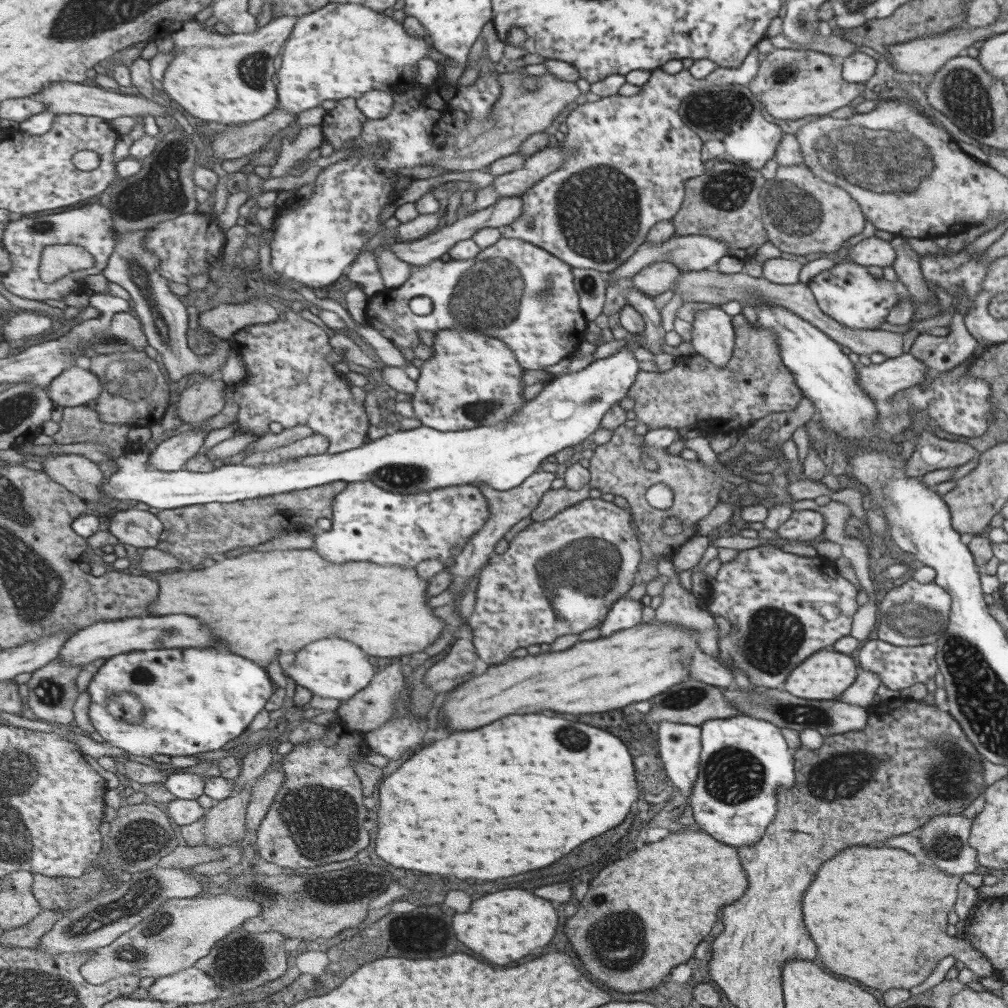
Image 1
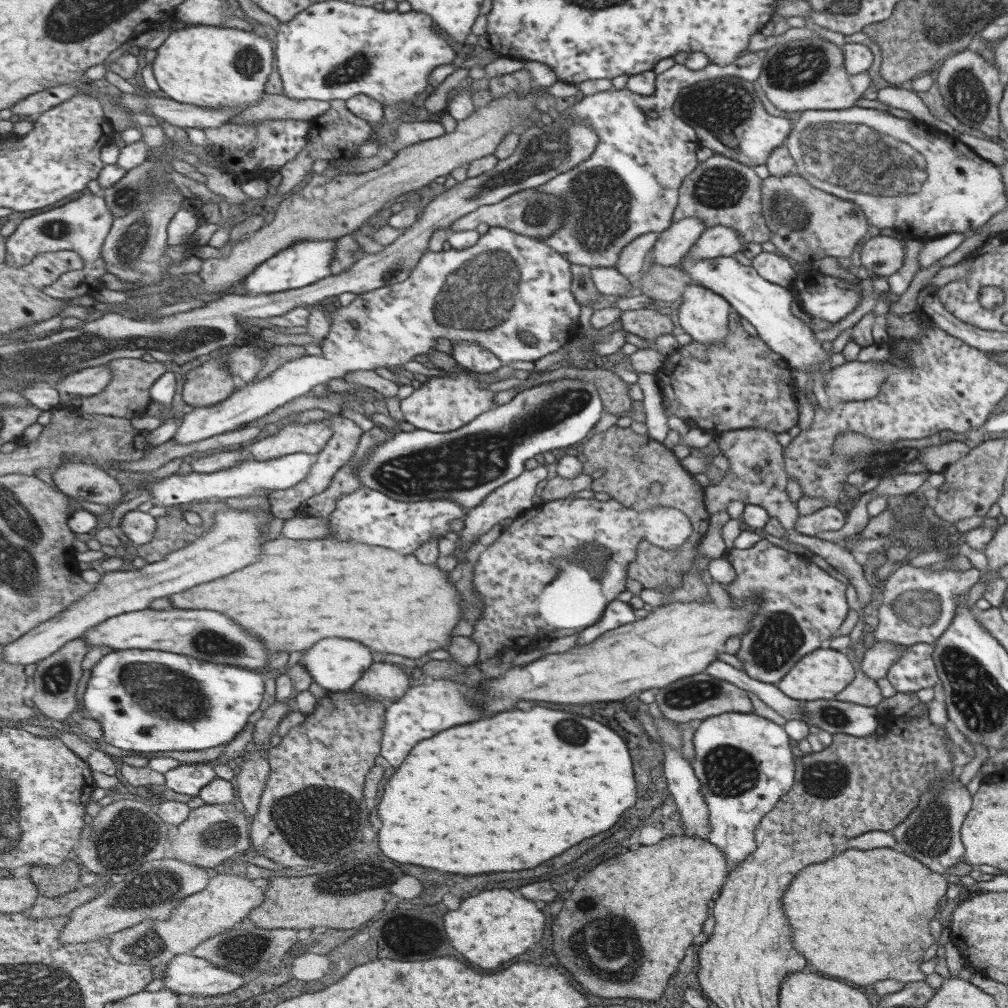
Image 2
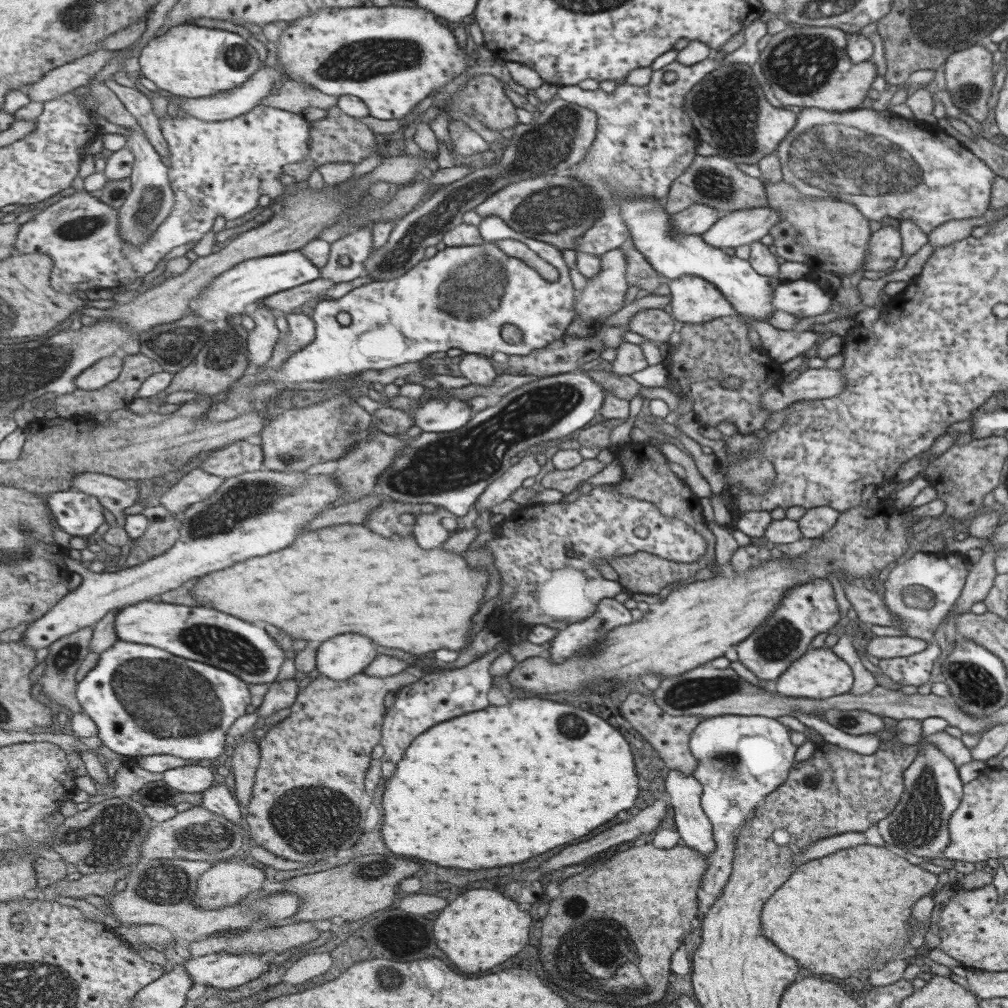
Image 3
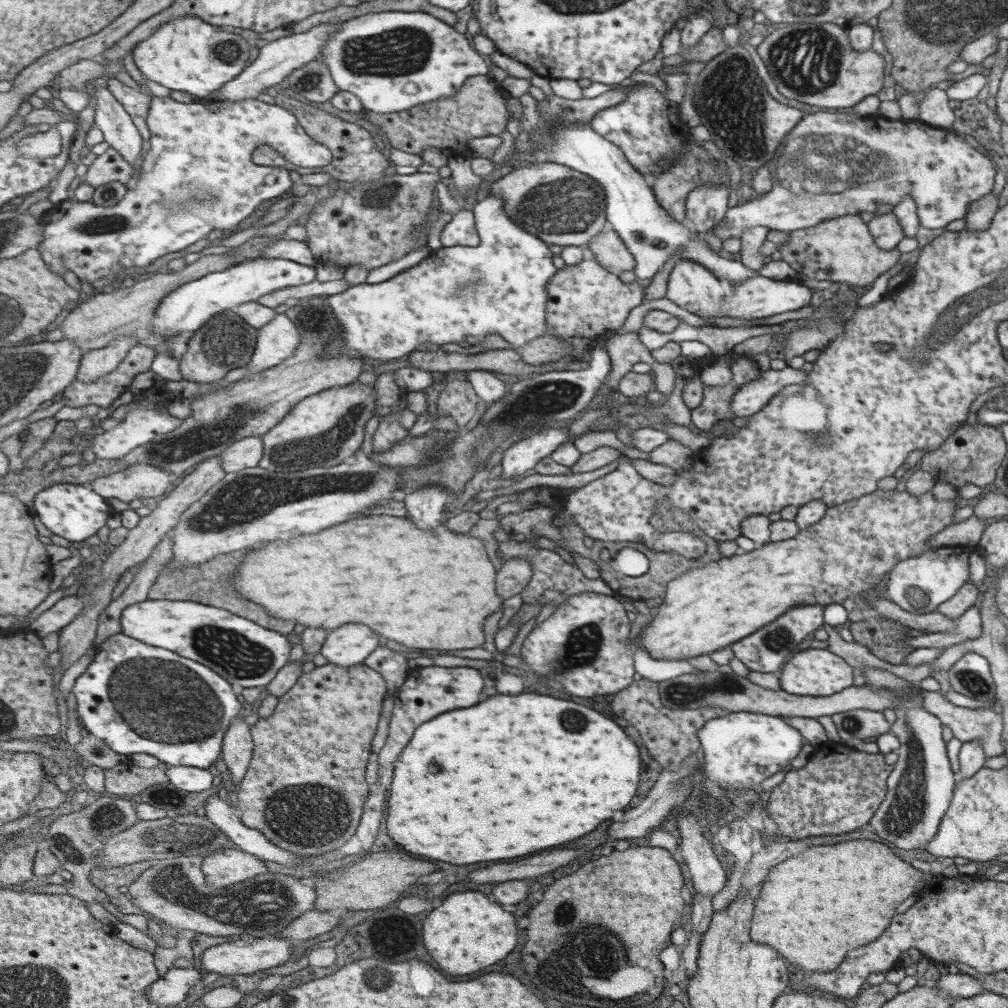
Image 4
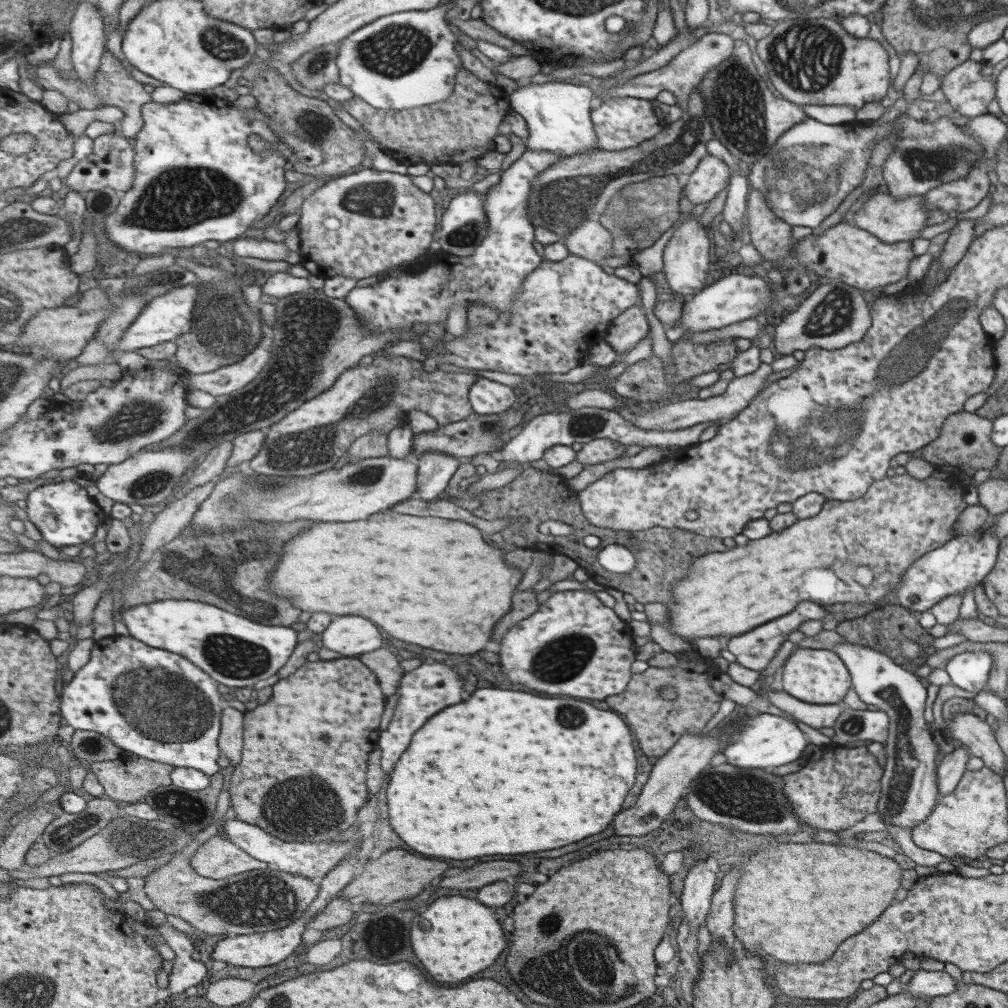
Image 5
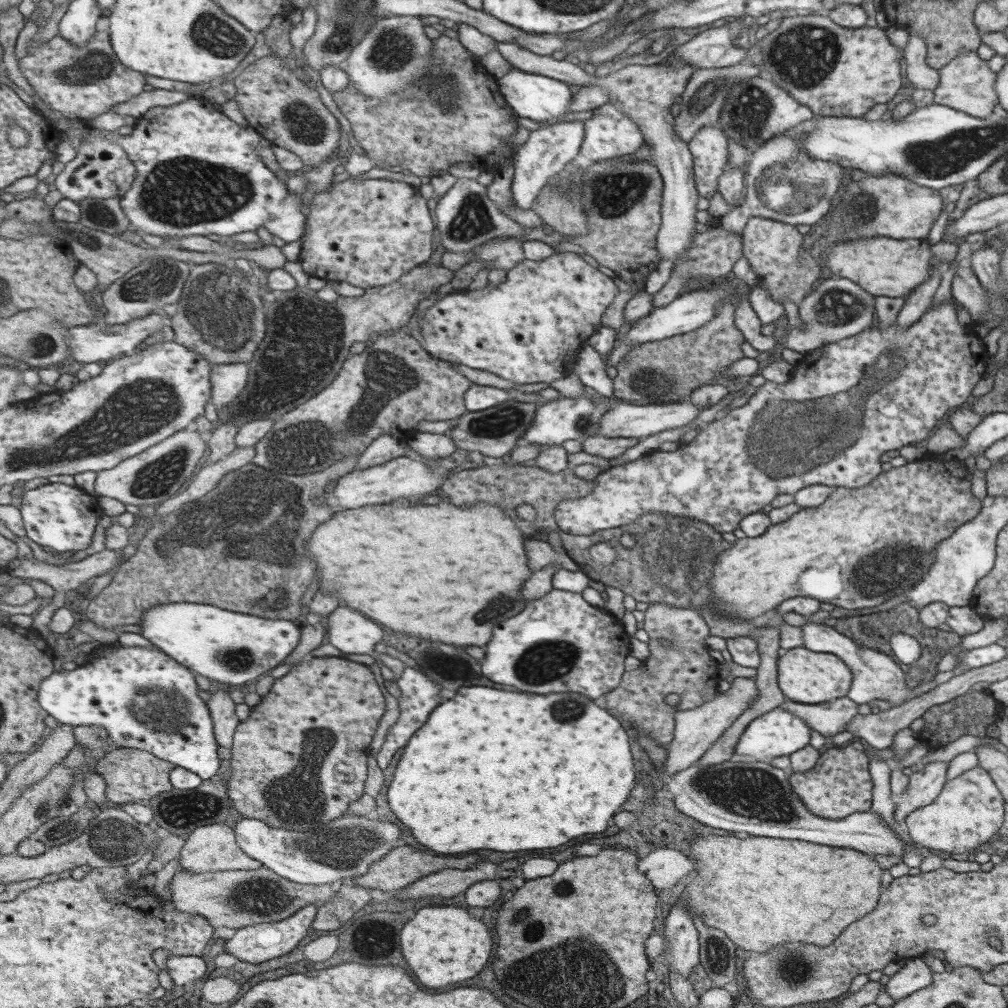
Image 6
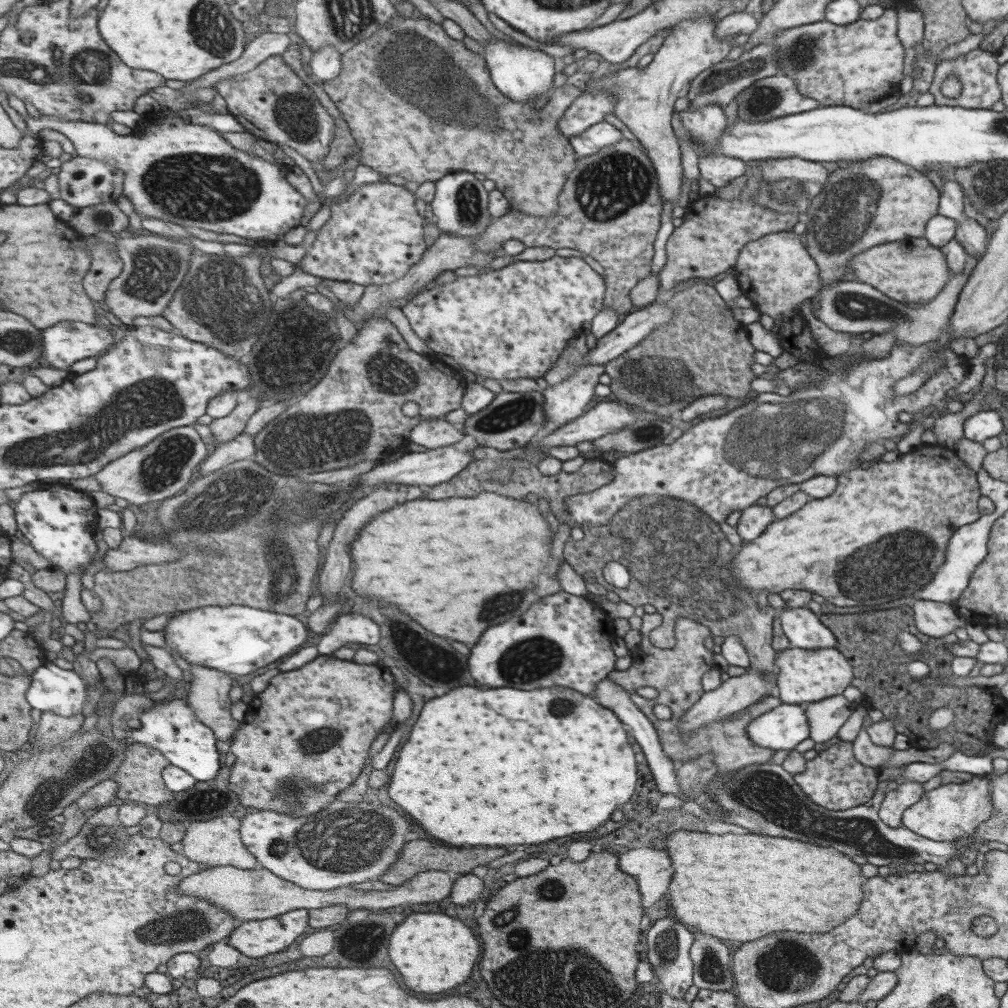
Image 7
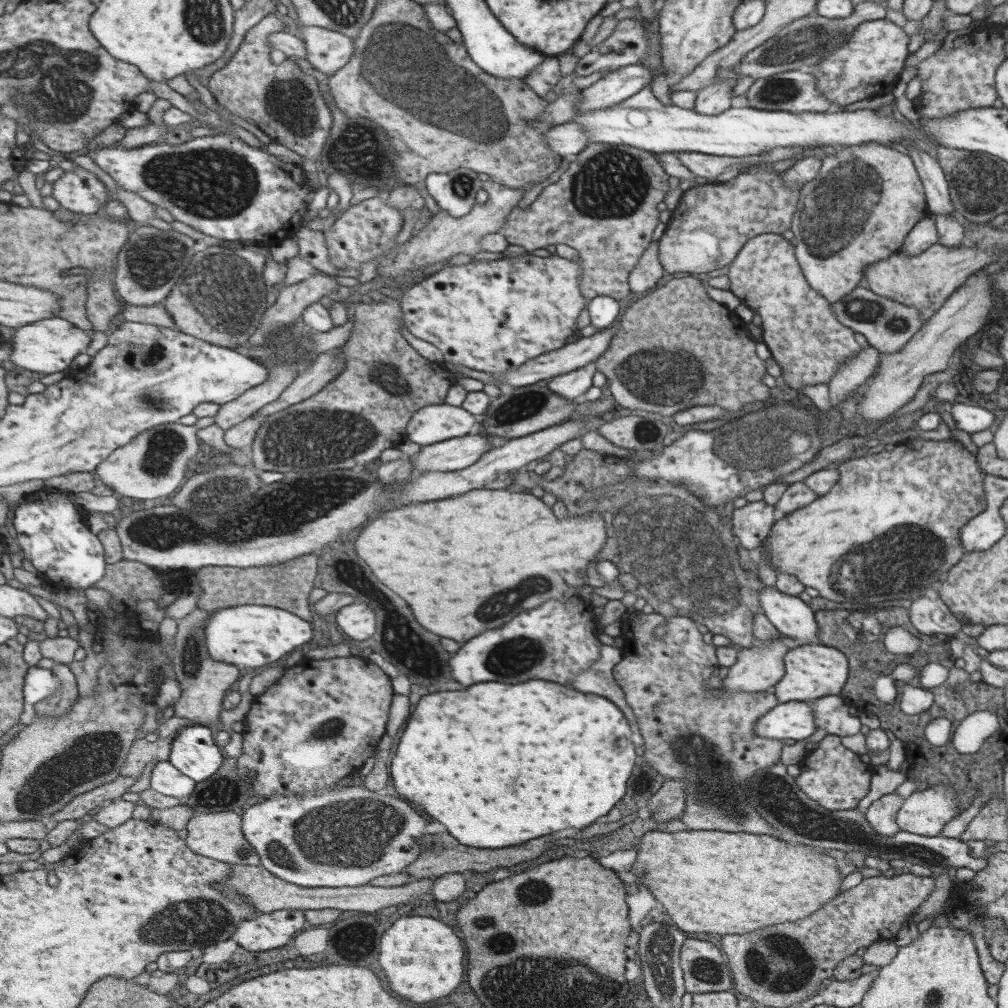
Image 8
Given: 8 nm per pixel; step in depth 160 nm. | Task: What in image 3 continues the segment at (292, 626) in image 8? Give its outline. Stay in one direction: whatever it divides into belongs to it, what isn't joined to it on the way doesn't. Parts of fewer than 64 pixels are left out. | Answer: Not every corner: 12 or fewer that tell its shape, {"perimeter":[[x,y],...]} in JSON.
{"perimeter":[[145,601],[118,638],[274,683],[291,653],[267,630],[191,605]]}

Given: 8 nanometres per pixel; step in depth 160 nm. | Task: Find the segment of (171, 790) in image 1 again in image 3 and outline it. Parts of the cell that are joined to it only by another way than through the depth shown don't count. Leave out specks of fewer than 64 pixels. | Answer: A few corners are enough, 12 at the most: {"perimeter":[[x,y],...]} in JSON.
{"perimeter":[[205,766],[164,772],[164,783],[181,792],[202,793],[215,776]]}

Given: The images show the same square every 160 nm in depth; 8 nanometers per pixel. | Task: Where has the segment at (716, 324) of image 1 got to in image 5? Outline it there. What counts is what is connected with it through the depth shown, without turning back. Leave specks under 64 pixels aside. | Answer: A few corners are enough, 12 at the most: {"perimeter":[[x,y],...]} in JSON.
{"perimeter":[[697,220],[677,224],[661,271],[687,300],[704,288],[709,240]]}

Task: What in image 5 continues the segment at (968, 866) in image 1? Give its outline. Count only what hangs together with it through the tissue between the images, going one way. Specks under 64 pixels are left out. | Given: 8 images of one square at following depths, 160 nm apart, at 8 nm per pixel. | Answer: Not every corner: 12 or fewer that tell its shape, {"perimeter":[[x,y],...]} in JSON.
{"perimeter":[[831,647],[890,718],[878,819],[913,828],[937,799],[926,689],[886,652]]}

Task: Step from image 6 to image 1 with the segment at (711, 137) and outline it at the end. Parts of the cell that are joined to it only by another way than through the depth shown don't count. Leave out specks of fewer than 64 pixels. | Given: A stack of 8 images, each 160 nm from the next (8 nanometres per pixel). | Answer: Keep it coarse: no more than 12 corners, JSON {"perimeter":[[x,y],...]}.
{"perimeter":[[658,260],[631,277],[632,288],[652,298],[670,290],[679,274]]}

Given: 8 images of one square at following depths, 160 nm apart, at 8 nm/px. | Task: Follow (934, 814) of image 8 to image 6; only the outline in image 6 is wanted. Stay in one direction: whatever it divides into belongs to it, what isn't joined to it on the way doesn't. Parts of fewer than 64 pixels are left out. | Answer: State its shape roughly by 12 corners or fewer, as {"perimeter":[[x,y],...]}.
{"perimeter":[[986,769],[948,780],[910,812],[908,837],[964,857],[1002,825]]}

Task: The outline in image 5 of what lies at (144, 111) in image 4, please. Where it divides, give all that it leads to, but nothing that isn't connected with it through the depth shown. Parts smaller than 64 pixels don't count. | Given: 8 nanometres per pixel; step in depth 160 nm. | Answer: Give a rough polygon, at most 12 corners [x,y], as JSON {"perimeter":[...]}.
{"perimeter":[[113,52],[102,56],[94,84],[54,61],[34,69],[37,82],[81,109],[124,110],[120,134],[143,130],[144,84]]}

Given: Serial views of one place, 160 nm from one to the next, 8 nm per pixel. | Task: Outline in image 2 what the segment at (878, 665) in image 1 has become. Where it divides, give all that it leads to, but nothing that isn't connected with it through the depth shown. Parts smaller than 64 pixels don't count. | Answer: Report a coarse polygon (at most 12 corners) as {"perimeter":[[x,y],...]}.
{"perimeter":[[924,643],[905,646],[887,670],[897,693],[938,683]]}

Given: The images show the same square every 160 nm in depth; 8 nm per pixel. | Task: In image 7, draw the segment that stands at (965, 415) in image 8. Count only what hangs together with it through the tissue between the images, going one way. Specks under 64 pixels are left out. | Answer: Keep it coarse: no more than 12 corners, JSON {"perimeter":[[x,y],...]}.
{"perimeter":[[979,410],[963,422],[967,440],[986,444],[1003,424],[996,411]]}

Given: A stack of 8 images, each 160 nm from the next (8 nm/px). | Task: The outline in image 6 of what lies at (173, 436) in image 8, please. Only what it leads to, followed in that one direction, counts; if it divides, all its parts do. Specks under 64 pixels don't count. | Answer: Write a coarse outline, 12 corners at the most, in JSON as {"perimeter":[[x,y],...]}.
{"perimeter":[[193,428],[97,474],[98,497],[142,508],[183,492],[209,448]]}

